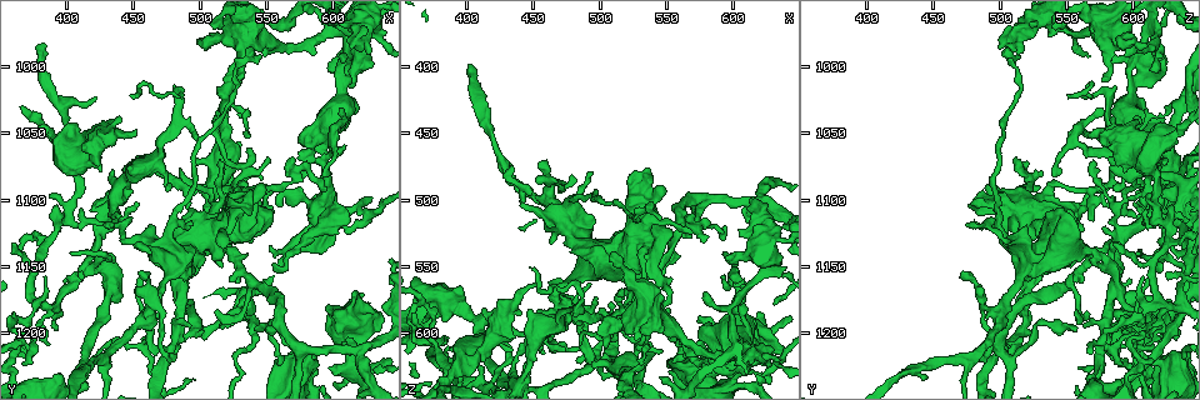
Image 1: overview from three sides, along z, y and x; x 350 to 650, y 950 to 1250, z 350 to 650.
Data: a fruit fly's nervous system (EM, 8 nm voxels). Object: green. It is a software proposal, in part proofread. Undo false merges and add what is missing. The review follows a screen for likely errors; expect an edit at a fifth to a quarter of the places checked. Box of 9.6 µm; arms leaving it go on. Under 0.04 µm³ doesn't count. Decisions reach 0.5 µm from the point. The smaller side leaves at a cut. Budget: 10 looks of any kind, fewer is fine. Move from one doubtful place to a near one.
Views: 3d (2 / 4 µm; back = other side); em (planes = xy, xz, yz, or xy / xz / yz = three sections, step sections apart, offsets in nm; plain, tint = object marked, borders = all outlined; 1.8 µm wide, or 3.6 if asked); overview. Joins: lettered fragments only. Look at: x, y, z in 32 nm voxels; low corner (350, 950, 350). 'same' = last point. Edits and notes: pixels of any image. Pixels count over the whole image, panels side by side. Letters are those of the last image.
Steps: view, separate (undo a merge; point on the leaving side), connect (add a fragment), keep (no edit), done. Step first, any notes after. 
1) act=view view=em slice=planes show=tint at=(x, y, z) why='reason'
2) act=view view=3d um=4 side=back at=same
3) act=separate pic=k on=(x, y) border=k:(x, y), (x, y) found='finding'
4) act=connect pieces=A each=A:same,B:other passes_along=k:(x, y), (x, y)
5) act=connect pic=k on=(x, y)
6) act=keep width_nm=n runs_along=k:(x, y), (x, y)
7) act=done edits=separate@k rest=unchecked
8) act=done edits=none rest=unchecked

act=view view=em um=3.6 slice=planes show=tint at=(516, 1080, 626) why='four arms meet'

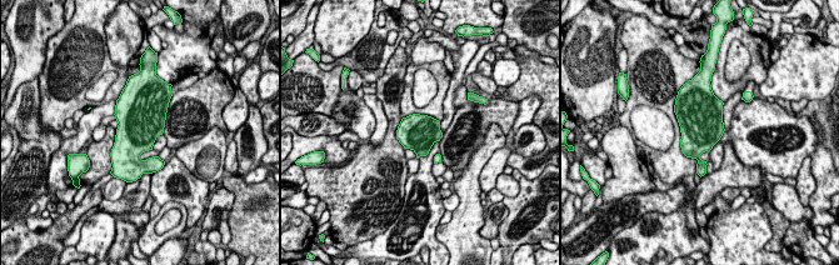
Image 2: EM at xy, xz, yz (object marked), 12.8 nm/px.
act=view view=em um=3.6 slice=planes show=borders at=same why='what lies round it'

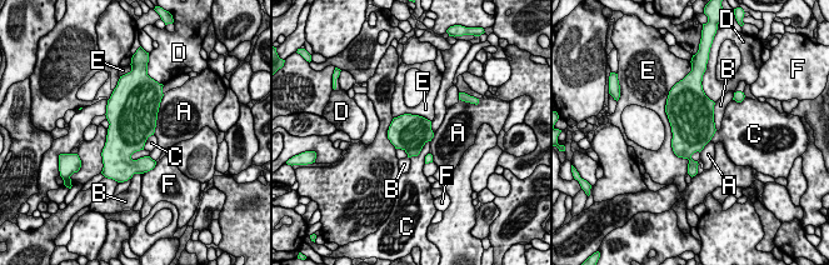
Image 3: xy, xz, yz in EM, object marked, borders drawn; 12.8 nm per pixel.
act=keep longest_contact=E:950nm each=A:other,B:other,C:other,D:other,E:other,F:other border=3:(429, 140), (417, 155), (410, 158) found='one cell here'

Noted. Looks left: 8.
act=view view=3d um=4 at=(502, 1196, 630) why='sharp bend'

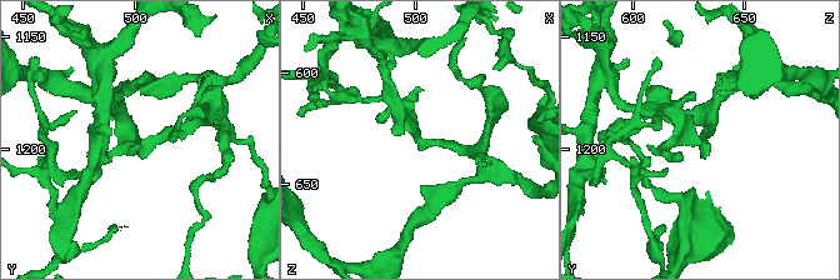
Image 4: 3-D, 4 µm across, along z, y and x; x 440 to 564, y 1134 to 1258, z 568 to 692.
act=view view=em slice=planes show=tint at=(502, 1196, 630)

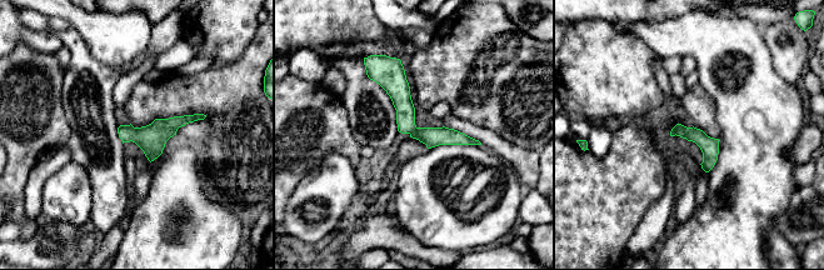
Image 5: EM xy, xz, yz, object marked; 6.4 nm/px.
act=view view=em slice=planes show=borders at=same why='what lies round it'

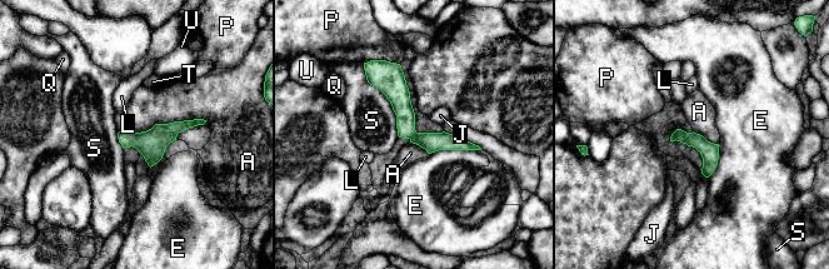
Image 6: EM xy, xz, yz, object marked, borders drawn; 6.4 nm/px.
act=keep each=A:other,E:other,J:other,L:other,P:other,Q:other,S:other,T:other,U:other border=6:(206, 120), (130, 129) found='one cell here'

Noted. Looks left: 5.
act=view view=em slice=planes show=borders at=(612, 984, 606) why='four or more arms meet'

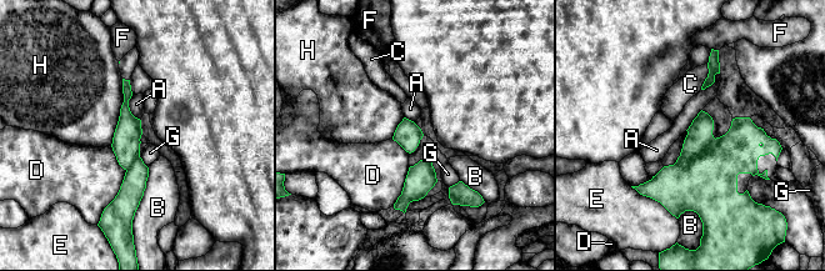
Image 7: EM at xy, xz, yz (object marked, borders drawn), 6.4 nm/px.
act=keep each=A:other,B:other,C:other,D:other,E:other,F:other,G:other,H:other runs_along=7:(125, 83), (129, 206) found='one cell here'

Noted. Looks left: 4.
act=view view=3d um=4 at=(436, 1120, 474) why='branch stops here'

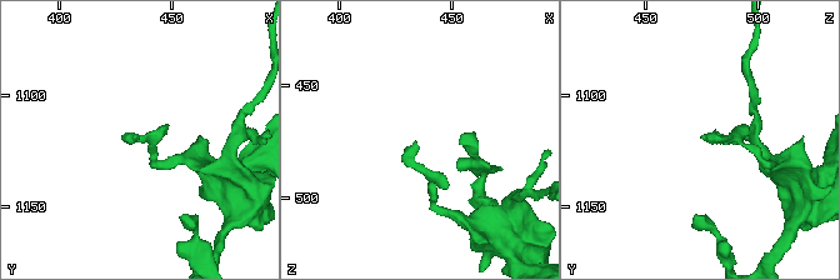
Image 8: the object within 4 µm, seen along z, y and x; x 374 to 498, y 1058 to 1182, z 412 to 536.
act=view view=em slice=planes show=tint at=(434, 1120, 475)

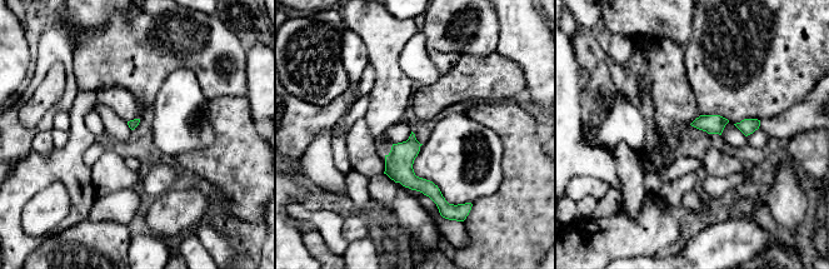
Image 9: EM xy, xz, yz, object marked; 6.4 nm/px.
act=view view=em slice=planes show=borders at=same

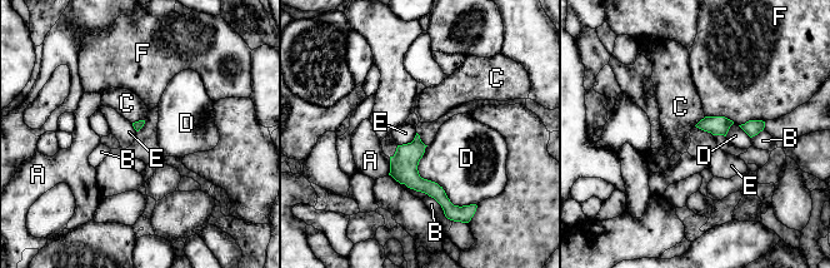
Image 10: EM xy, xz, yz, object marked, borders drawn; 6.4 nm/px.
act=keep each=A:other,B:other,C:other,D:other,E:other,F:other runs_along=10:(400, 148), (405, 168), (446, 202) found='no lettered fragment goes on from it'

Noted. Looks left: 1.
act=done edits=none rest=unchecked

